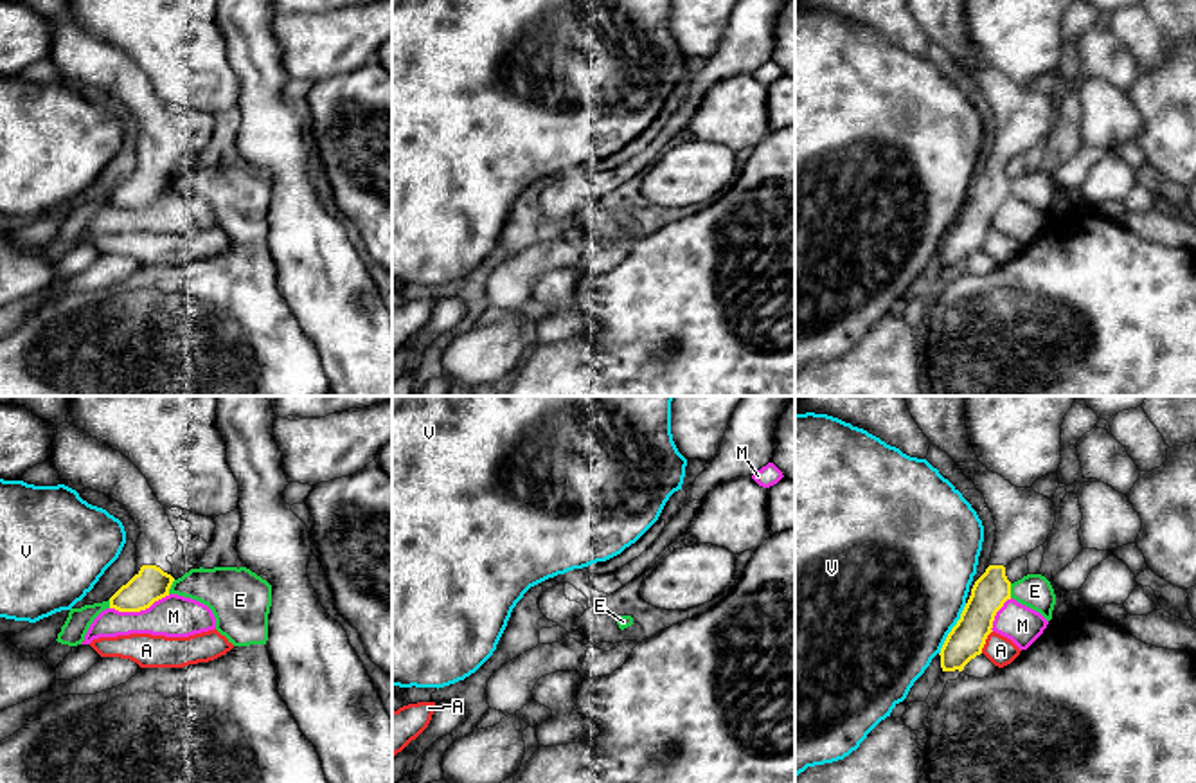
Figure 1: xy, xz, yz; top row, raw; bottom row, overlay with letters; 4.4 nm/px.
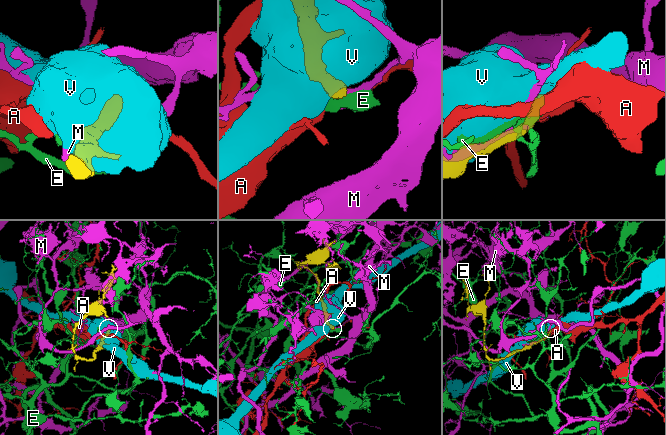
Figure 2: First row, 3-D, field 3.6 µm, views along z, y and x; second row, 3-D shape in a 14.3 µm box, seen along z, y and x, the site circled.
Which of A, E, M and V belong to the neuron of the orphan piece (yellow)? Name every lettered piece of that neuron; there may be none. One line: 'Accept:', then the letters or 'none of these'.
Accept: none of these

